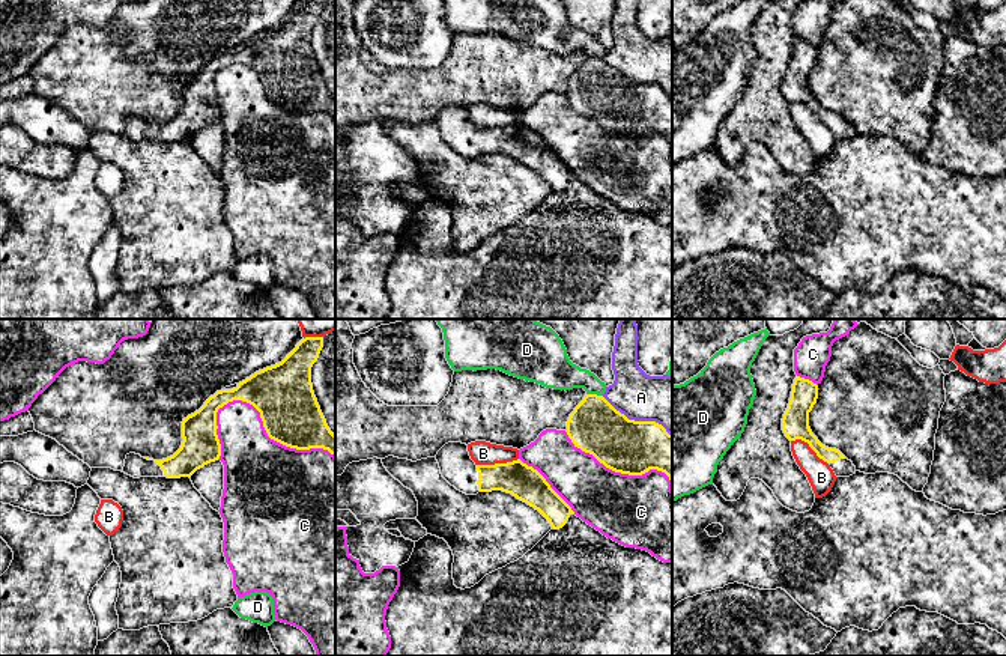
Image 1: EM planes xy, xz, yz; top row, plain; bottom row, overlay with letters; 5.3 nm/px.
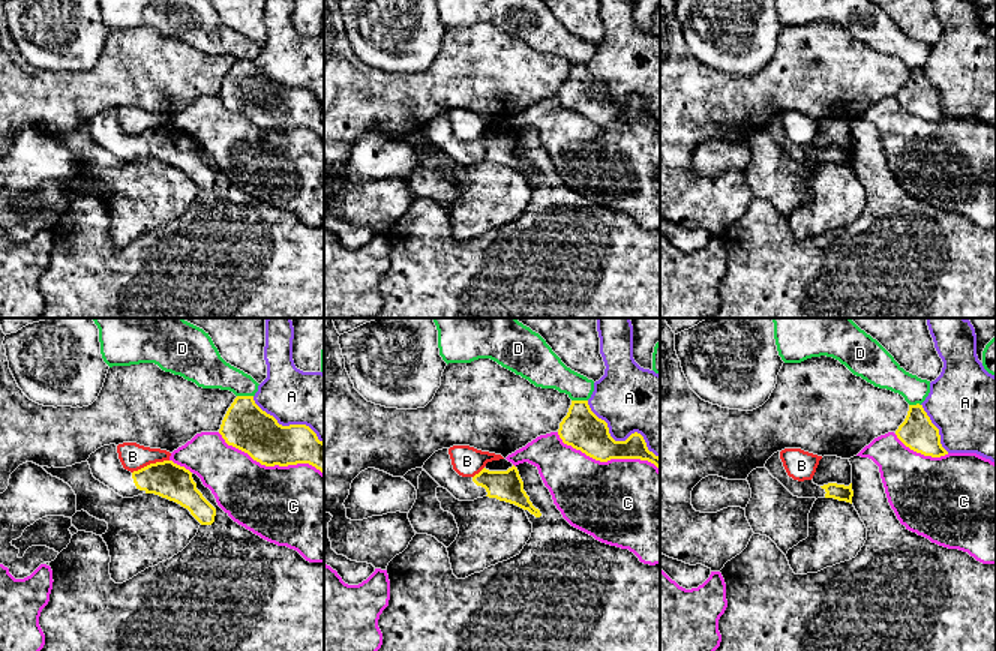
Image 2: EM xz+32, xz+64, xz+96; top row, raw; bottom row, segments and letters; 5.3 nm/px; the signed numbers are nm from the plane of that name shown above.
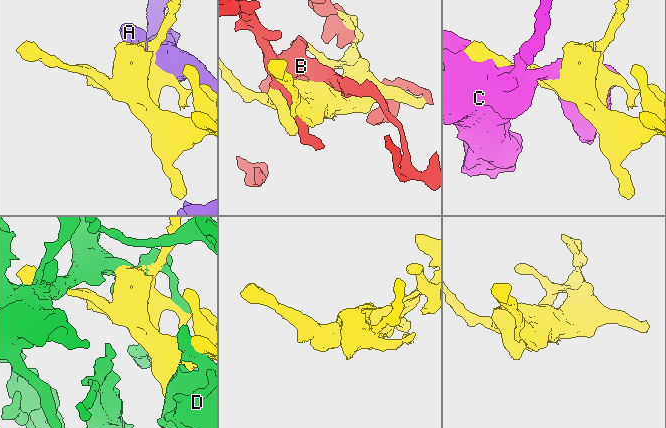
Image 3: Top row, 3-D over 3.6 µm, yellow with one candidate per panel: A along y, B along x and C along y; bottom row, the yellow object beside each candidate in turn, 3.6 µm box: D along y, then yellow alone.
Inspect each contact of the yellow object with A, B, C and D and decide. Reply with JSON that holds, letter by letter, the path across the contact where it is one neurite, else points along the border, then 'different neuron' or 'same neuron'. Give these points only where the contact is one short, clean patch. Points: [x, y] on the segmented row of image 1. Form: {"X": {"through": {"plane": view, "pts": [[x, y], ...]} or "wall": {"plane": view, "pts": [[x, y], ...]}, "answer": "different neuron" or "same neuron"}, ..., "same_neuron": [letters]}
{"A": {"answer": "different neuron"}, "B": {"answer": "different neuron"}, "C": {"answer": "different neuron"}, "D": {"answer": "different neuron"}, "same_neuron": []}

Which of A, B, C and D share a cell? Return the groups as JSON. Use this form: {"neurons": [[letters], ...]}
{"neurons": [["A"], ["B"], ["C"], ["D"]]}

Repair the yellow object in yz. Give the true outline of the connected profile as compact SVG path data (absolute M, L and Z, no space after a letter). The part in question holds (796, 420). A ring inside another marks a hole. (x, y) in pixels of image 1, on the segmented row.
M797 376L792 384L791 399L782 418L782 430L789 441L801 439L827 462L836 477L856 474L856 466L839 450L823 445L809 427L809 412L818 399L818 385Z

